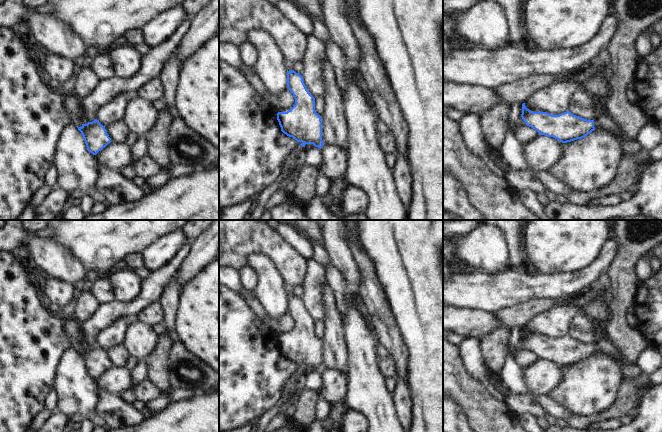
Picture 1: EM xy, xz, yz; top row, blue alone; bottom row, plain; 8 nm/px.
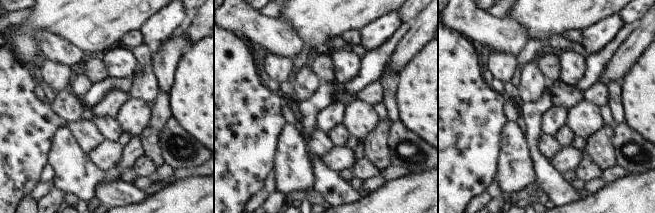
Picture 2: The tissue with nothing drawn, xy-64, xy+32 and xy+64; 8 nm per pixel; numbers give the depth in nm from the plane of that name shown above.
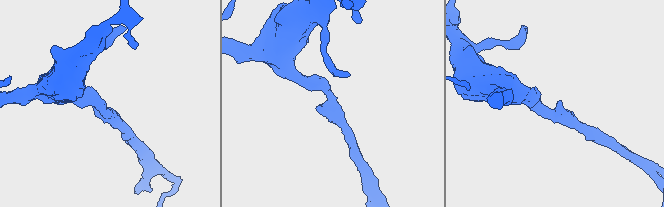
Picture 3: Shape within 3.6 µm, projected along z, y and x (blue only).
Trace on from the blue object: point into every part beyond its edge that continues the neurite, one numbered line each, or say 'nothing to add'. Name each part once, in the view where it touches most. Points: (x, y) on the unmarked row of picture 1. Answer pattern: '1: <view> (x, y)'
1: xy (75, 345)

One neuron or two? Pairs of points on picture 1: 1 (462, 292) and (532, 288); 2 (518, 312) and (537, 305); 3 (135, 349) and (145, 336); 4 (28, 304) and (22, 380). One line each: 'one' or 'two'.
1: one
2: one
3: one
4: one

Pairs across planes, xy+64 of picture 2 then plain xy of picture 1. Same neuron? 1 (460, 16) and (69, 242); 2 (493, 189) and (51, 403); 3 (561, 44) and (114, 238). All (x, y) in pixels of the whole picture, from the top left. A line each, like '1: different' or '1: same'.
1: different
2: same
3: different

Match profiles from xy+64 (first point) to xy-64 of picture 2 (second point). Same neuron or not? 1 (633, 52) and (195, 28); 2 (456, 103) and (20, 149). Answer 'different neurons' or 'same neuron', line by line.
1: same neuron
2: same neuron

